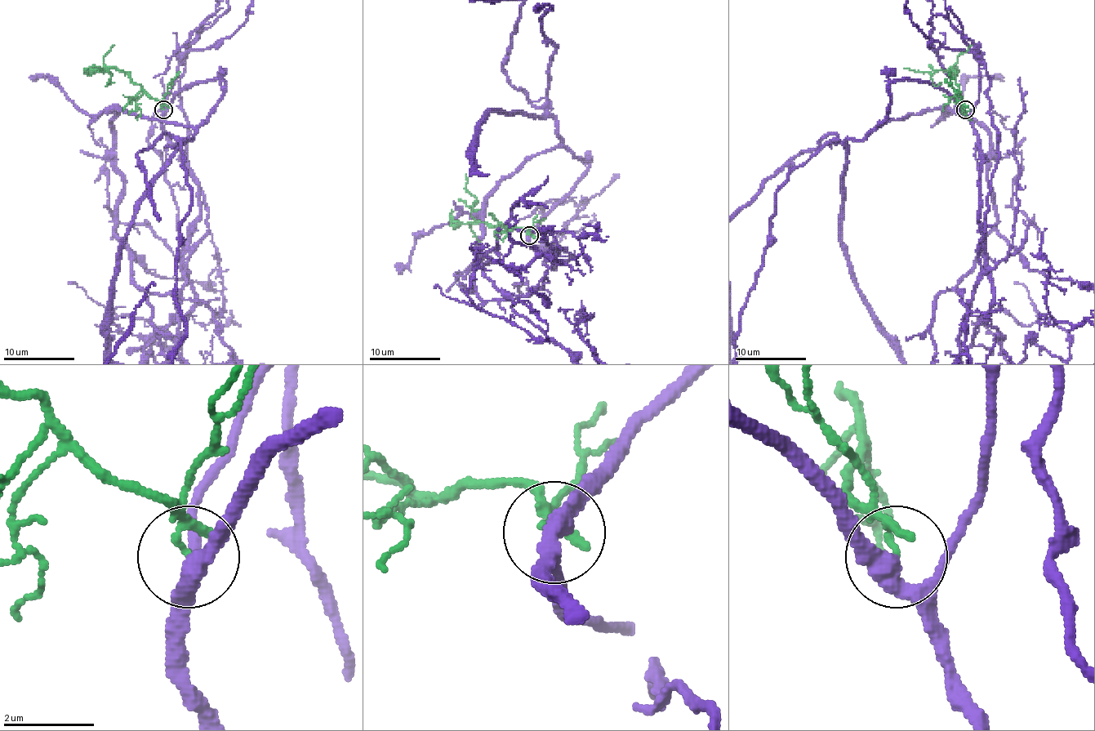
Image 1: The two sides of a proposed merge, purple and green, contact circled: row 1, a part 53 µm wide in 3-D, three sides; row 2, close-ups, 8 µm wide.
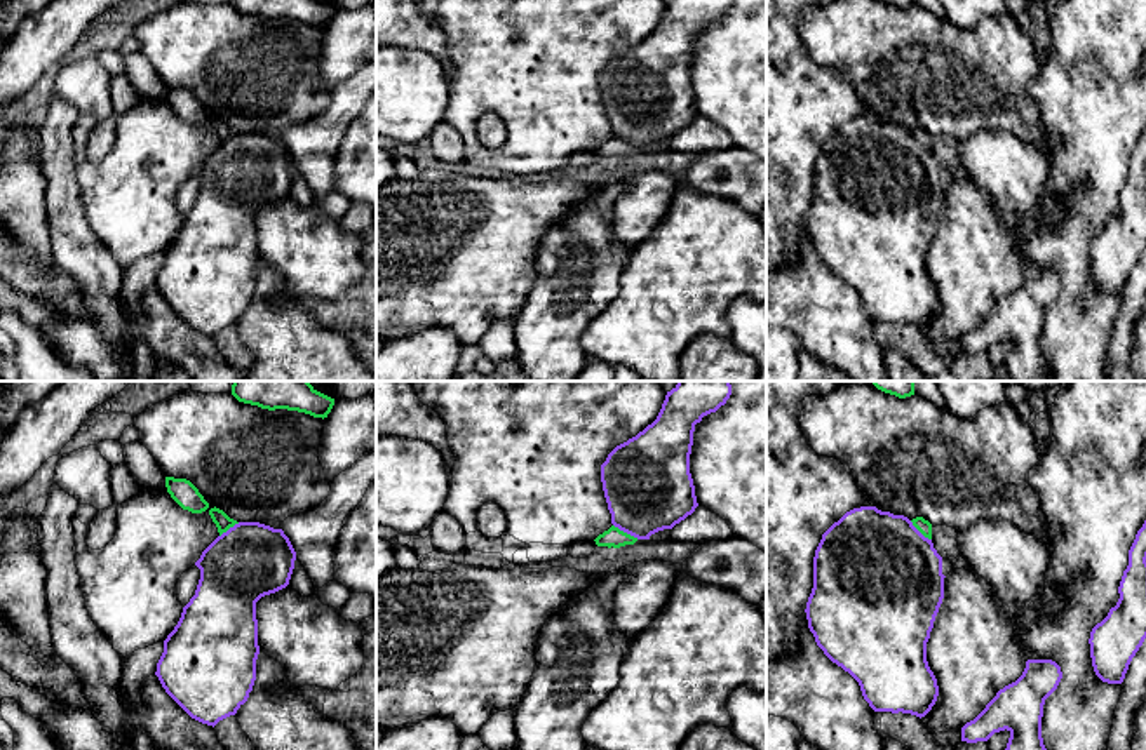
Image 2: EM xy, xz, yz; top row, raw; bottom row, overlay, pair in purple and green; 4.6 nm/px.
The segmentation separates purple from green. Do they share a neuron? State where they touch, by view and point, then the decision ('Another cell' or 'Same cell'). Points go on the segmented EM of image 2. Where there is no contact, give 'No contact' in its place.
Touches purple at xz (626, 531). Another cell

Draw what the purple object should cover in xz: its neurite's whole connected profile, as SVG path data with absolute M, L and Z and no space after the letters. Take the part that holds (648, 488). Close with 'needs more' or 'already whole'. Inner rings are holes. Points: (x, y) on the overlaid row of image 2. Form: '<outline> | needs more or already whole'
M677 381L657 419L608 454L601 482L615 527L650 539L695 512L690 473L695 425L730 395L730 381Z | already whole

